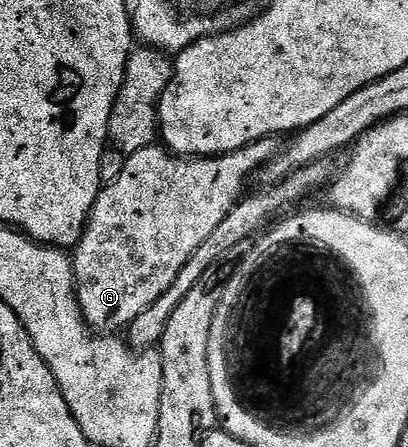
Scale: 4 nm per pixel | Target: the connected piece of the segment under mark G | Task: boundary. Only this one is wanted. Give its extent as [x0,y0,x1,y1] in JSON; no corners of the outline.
[73,136,280,336]

